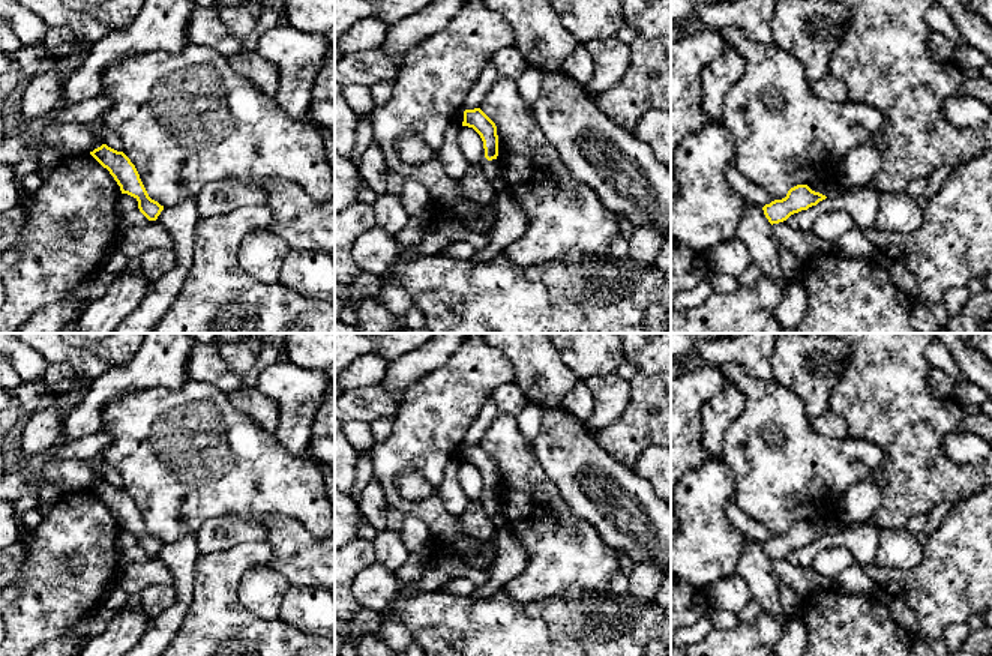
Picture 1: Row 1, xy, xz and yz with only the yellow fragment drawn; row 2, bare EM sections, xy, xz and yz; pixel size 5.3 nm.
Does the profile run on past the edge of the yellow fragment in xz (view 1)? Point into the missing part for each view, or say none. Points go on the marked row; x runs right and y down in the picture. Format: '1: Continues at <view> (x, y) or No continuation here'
1: Continues at xz (492, 167)

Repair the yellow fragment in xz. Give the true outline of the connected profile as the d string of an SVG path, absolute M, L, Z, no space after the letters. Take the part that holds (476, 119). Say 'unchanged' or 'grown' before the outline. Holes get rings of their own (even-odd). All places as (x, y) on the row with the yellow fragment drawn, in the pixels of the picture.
grown; M465 110L462 126L473 128L483 141L485 158L488 164L485 167L485 174L489 180L492 189L495 188L495 177L500 173L498 156L498 135L495 123L480 110Z

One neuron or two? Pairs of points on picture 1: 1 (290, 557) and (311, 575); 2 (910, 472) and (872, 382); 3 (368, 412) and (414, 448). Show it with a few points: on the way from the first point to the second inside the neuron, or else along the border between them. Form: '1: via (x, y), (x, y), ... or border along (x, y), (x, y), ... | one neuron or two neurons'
1: via (294, 559), (306, 571) | one neuron
2: via (908, 449), (908, 424), (889, 404) | one neuron
3: border along (401, 403), (393, 416) | two neurons

